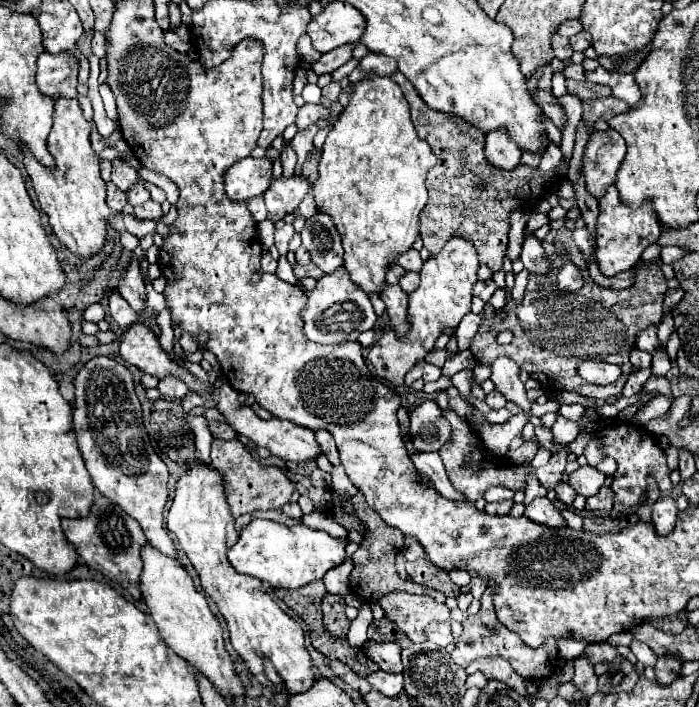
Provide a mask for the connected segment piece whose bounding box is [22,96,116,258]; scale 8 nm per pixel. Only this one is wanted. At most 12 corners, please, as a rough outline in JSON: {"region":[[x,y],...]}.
{"region":[[54,96],[48,150],[24,166],[58,240],[106,240],[106,184],[78,100]]}

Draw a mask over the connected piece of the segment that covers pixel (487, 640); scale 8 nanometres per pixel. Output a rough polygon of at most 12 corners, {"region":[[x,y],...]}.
{"region":[[482,608],[462,622],[452,660],[466,668],[480,656],[502,656],[530,680],[558,670],[556,640],[530,648]]}

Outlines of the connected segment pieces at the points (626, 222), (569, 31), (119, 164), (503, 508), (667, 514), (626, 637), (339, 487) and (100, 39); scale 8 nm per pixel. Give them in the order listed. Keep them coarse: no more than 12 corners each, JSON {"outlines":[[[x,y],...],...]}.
{"outlines":[[[618,188],[600,202],[596,262],[602,274],[630,270],[658,240],[648,198],[630,208]],[[566,20],[558,26],[558,34],[566,38],[582,30],[578,20]],[[122,158],[112,160],[112,182],[122,192],[138,182],[138,172]],[[512,500],[486,504],[488,514],[508,514]],[[660,496],[652,508],[658,534],[670,534],[676,522],[676,500]],[[630,631],[611,636],[606,642],[615,648],[628,647],[634,639]],[[344,466],[332,468],[332,488],[352,498],[358,488],[350,482]],[[95,31],[92,51],[100,59],[106,57],[106,36]]]}

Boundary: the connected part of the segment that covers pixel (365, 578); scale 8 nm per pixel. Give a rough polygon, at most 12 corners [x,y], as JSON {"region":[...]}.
{"region":[[362,494],[352,498],[366,540],[354,552],[350,590],[366,602],[406,590],[446,597],[394,568],[404,534],[382,522]]}

